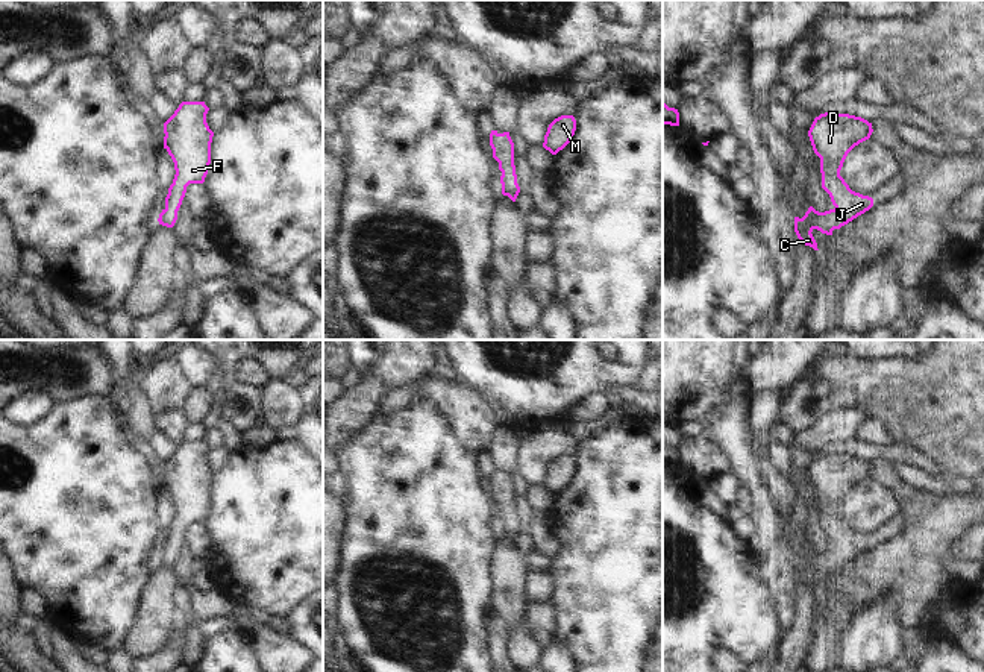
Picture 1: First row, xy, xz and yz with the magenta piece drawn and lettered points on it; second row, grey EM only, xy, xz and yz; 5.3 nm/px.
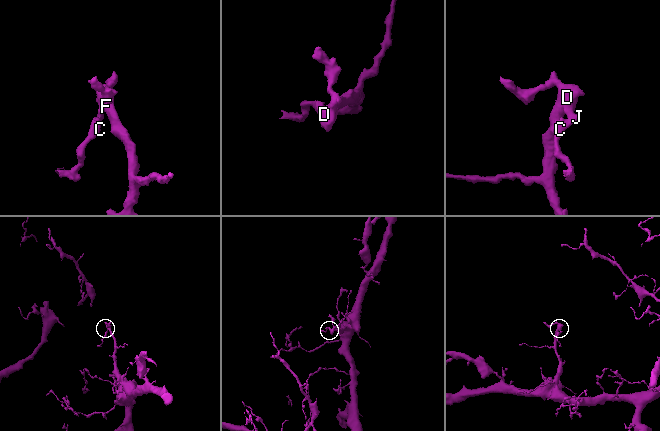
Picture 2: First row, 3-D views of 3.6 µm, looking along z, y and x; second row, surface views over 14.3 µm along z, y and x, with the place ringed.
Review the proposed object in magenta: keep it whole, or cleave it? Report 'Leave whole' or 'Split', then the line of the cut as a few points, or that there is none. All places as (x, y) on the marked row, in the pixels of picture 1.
Leave whole. No split.

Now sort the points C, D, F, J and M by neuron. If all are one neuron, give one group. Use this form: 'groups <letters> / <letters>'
groups C D F J M

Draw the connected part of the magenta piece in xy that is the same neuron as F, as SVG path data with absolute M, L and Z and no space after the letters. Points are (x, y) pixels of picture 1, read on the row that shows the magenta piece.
M182 102L164 123L164 149L174 162L174 179L159 214L159 225L173 228L190 184L203 184L211 164L214 132L206 123L205 102Z

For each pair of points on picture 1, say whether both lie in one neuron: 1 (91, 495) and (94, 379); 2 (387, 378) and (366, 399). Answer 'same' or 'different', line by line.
1: different
2: same

